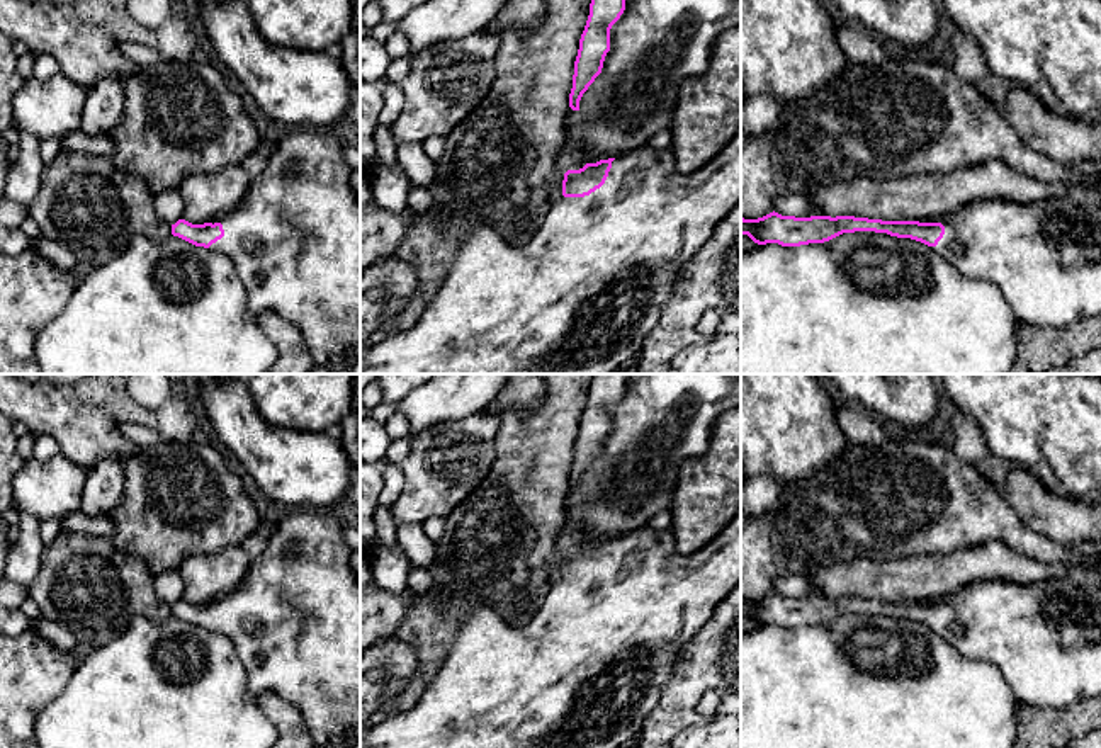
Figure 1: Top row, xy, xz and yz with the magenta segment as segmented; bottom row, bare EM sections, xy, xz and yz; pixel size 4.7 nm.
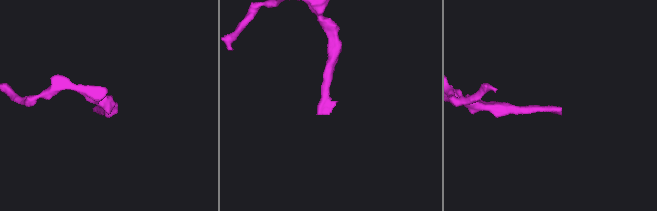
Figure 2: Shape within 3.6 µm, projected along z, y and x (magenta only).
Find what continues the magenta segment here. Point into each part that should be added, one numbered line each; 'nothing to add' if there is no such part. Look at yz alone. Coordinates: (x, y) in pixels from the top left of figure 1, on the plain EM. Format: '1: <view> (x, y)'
1: yz (1045, 638)

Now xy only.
1: xy (294, 619)

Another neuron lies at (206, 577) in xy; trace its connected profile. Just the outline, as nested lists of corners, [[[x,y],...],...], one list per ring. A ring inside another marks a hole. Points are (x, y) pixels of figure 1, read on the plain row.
[[[240,546],[216,554],[194,554],[177,570],[185,583],[182,600],[204,605],[228,595],[241,585],[250,564],[251,558]]]

